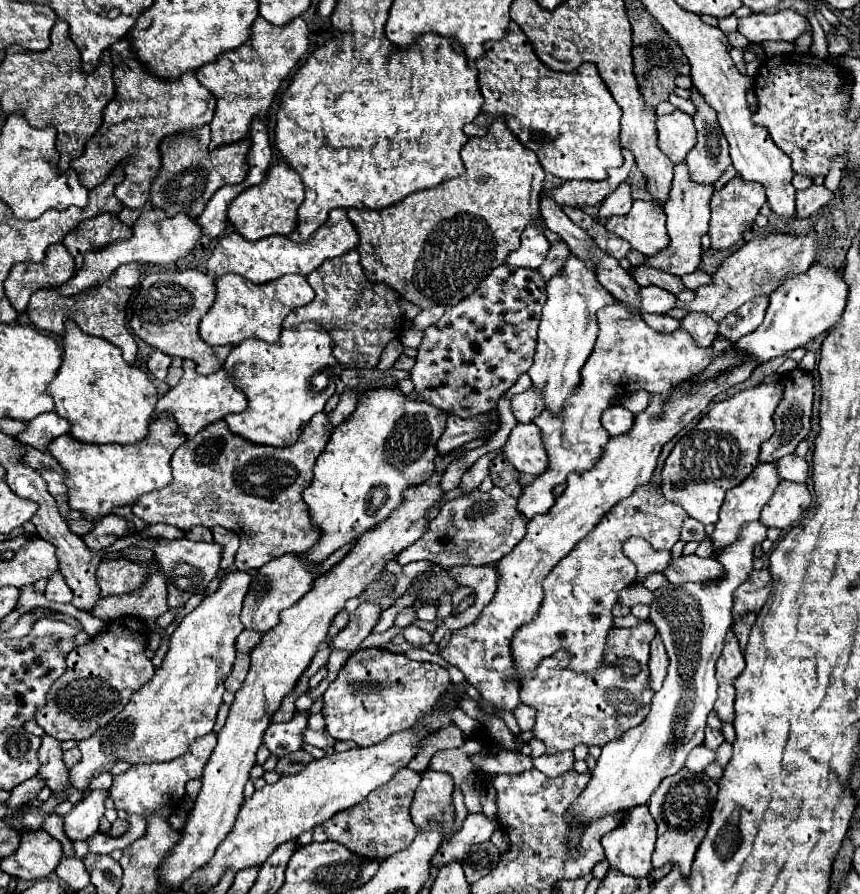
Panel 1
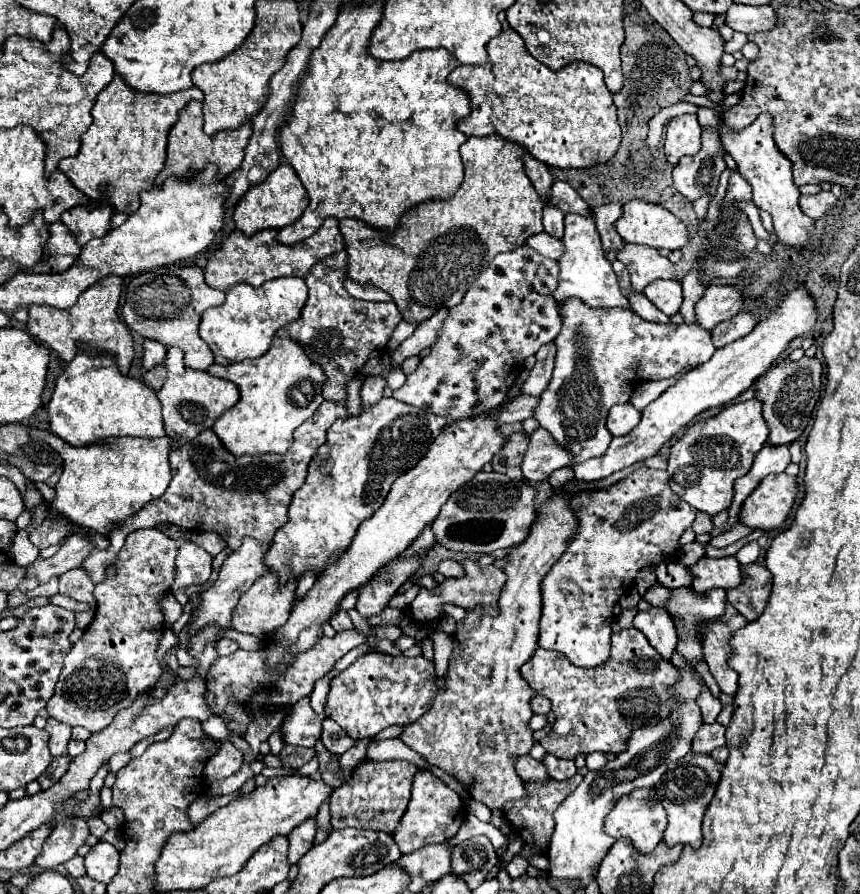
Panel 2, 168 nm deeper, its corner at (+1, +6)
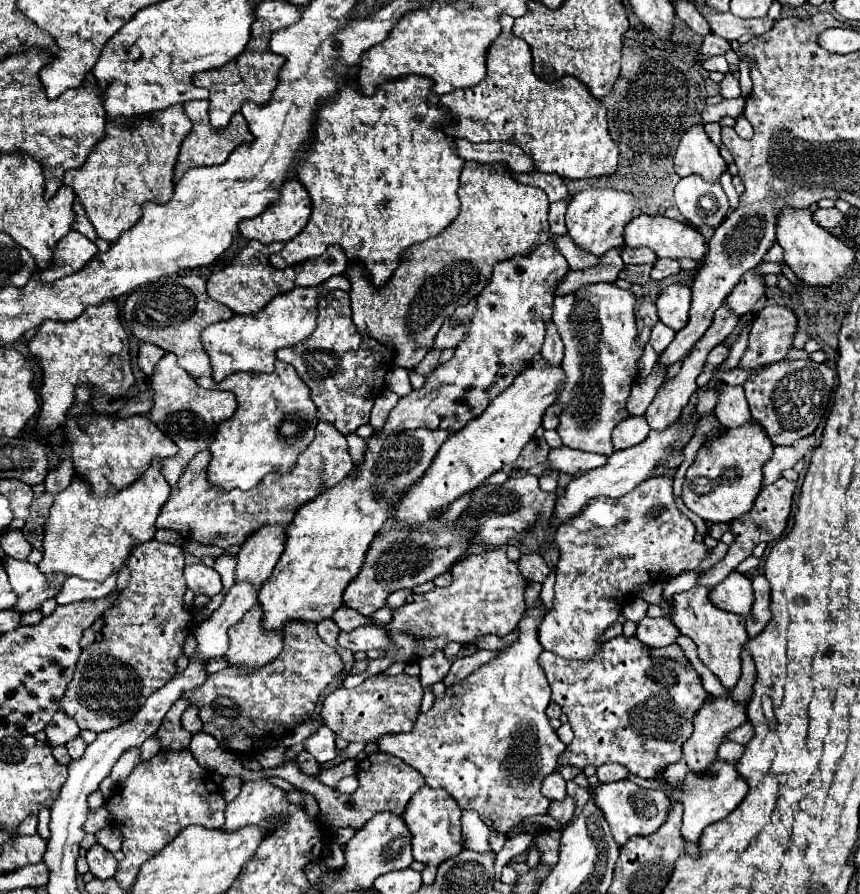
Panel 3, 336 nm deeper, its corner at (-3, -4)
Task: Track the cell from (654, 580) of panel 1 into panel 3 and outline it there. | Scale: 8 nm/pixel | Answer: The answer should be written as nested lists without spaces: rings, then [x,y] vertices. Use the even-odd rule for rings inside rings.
[[[781,478],[779,482],[771,484],[771,486],[765,486],[761,492],[759,492],[759,498],[755,498],[755,506],[743,514],[743,518],[737,518],[735,522],[731,522],[731,530],[735,534],[735,544],[729,546],[729,552],[727,556],[715,564],[713,568],[709,568],[707,572],[699,574],[697,578],[697,584],[699,586],[709,586],[713,588],[715,584],[719,584],[723,578],[727,578],[727,574],[731,570],[737,568],[739,562],[743,562],[747,556],[751,556],[753,548],[759,544],[759,542],[773,542],[777,540],[783,530],[787,528],[787,518],[789,518],[789,512],[791,512],[791,500],[793,500],[793,492],[795,492],[795,482],[789,482],[785,478]]]

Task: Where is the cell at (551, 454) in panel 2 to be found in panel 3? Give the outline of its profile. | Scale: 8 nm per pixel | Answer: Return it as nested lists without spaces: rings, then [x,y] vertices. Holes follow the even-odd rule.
[[[567,446],[561,448],[553,448],[547,456],[547,460],[543,464],[537,464],[529,470],[529,474],[533,476],[543,476],[547,470],[555,470],[559,474],[579,474],[579,472],[587,472],[593,470],[597,466],[603,466],[607,462],[607,458],[599,456],[599,454],[585,454],[581,450],[573,450]]]

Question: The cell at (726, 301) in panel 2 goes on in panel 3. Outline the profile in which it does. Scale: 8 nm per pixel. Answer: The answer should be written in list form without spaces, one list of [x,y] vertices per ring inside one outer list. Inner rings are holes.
[[[749,270],[747,274],[743,274],[741,282],[733,288],[733,292],[725,298],[725,304],[741,318],[751,312],[753,304],[763,296],[763,292],[765,292],[763,276],[757,276],[755,272]]]

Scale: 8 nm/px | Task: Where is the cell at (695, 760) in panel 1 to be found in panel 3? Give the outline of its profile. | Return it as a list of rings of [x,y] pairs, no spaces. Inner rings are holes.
[[[741,724],[737,728],[733,728],[731,732],[725,734],[725,742],[739,742],[739,744],[747,744],[753,736],[753,730],[751,730],[751,724]]]

